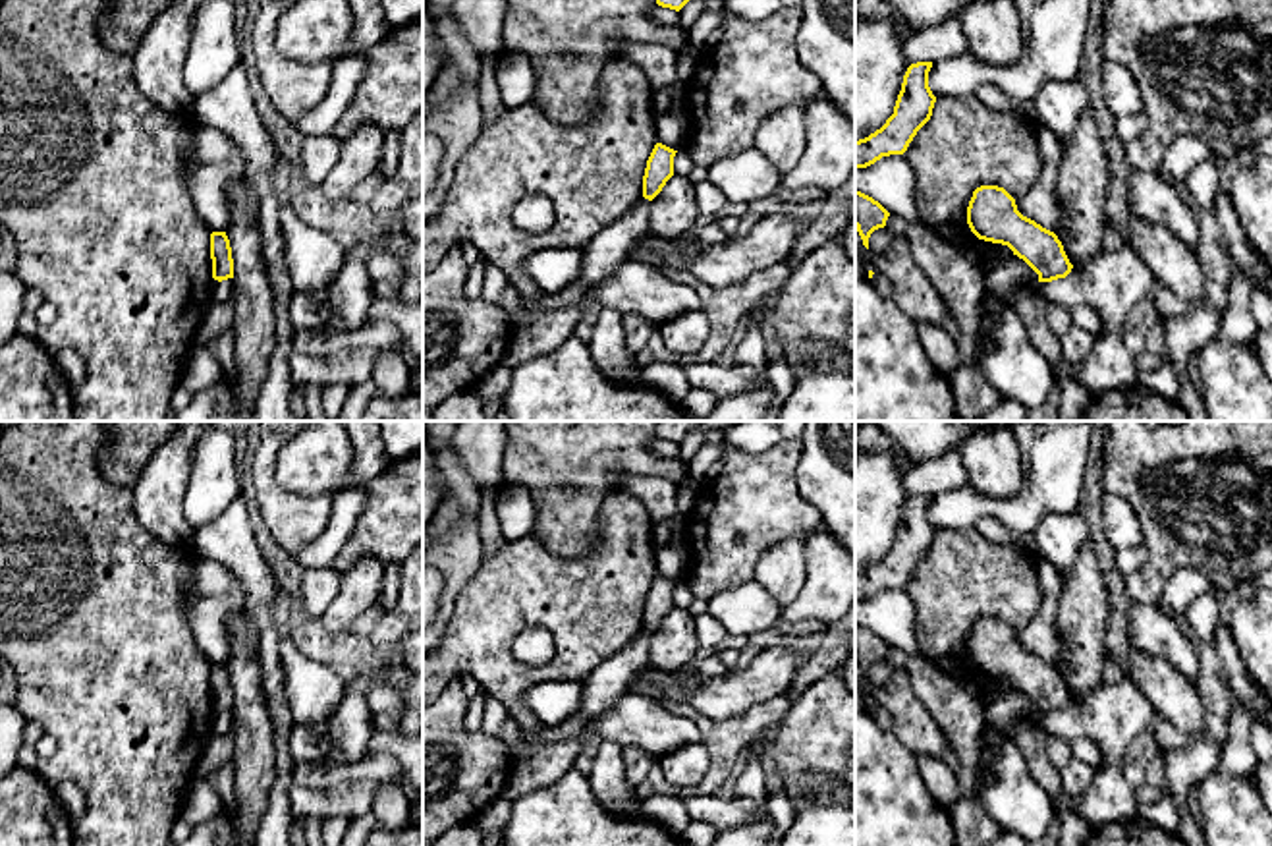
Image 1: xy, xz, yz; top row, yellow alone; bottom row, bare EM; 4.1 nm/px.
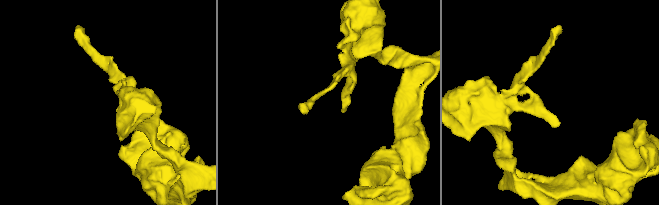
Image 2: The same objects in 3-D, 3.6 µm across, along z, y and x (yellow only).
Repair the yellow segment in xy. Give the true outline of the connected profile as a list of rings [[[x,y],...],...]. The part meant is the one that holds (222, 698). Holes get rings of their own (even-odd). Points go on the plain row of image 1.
[[[226,664],[210,666],[210,691],[212,691],[214,713],[222,715],[234,711],[234,691]]]

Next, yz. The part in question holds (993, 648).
[[[977,620],[967,657],[979,672],[1008,678],[1038,707],[1038,715],[1065,711],[1073,701],[1058,668],[1023,649],[1004,620]]]

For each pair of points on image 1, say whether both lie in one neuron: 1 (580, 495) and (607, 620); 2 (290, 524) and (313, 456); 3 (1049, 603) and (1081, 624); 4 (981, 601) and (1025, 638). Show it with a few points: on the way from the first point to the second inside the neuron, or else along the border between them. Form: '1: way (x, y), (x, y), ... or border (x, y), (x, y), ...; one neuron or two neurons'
1: border (603, 501), (597, 537), (585, 553), (547, 551); two neurons
2: border (276, 454), (275, 479), (282, 487), (332, 495); two neurons
3: border (1064, 578), (1056, 611), (1060, 653); two neurons
4: border (1039, 590), (1039, 609), (1016, 632); two neurons

